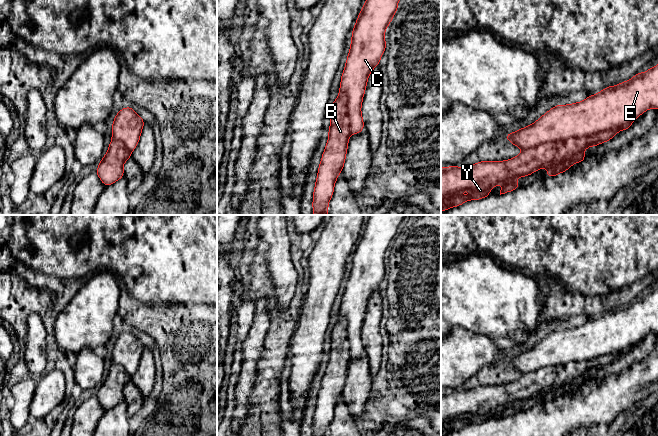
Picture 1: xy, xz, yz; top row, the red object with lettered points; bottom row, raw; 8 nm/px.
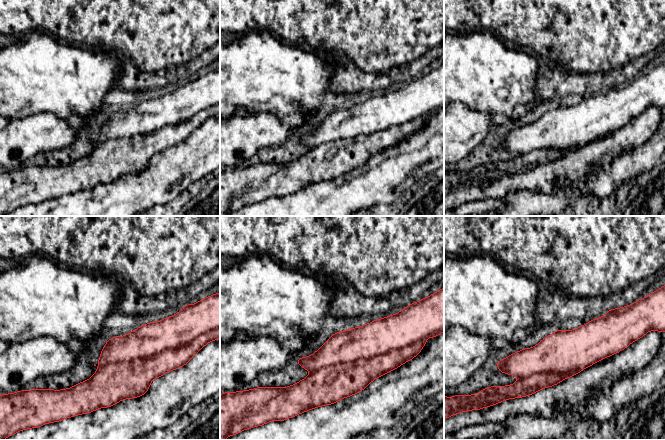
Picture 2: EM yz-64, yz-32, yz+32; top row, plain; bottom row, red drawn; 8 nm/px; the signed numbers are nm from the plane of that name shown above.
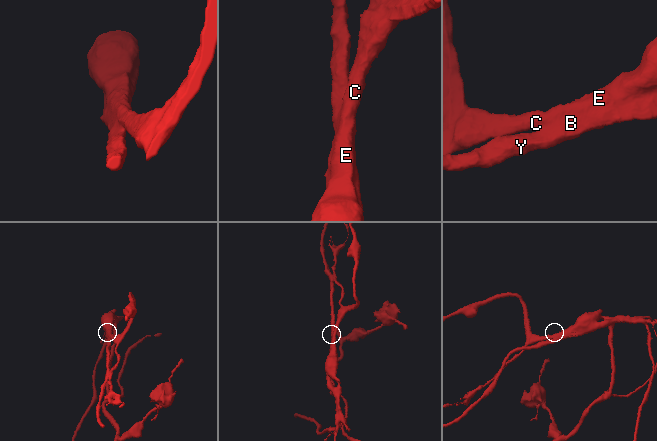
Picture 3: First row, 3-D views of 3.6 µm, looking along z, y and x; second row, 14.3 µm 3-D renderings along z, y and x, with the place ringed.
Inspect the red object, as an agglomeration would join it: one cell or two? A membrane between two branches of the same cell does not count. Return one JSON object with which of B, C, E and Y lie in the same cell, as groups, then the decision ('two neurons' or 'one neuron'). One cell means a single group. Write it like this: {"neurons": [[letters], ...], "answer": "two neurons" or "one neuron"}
{"neurons": [["B", "Y"], ["C", "E"]], "answer": "two neurons"}

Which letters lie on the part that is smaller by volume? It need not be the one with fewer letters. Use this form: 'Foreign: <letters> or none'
Foreign: B, Y

